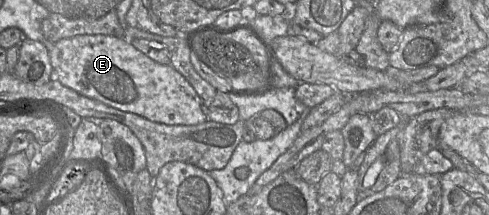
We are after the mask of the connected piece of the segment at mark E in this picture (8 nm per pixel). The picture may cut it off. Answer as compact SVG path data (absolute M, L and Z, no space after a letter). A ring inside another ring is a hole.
M101 34L64 38L51 43L49 58L52 65L50 80L58 80L77 93L107 106L166 125L196 125L208 121L201 108L201 98L177 70L170 64L156 63L124 39Z

